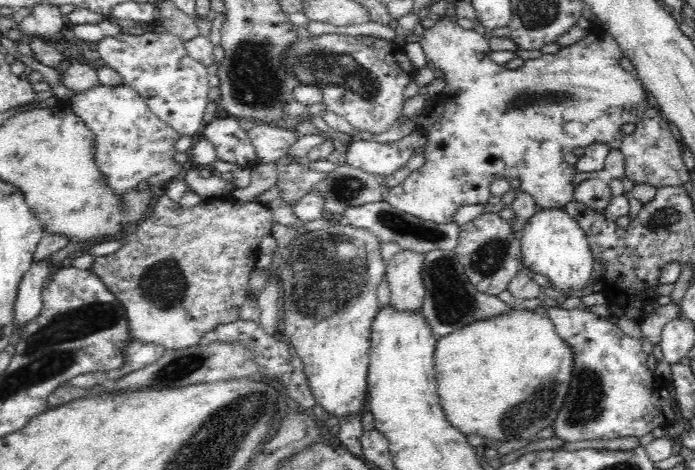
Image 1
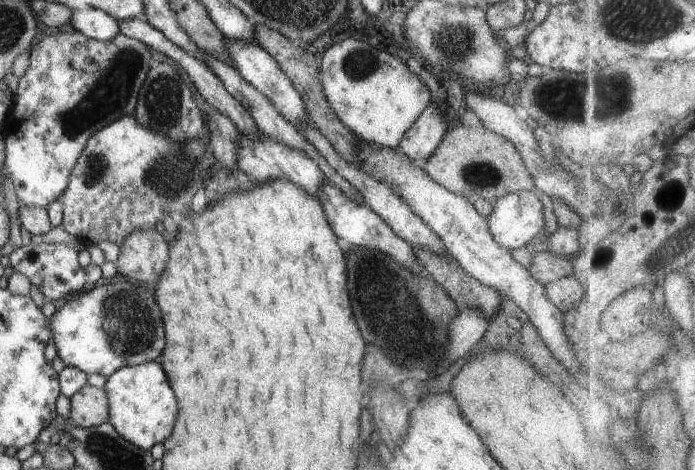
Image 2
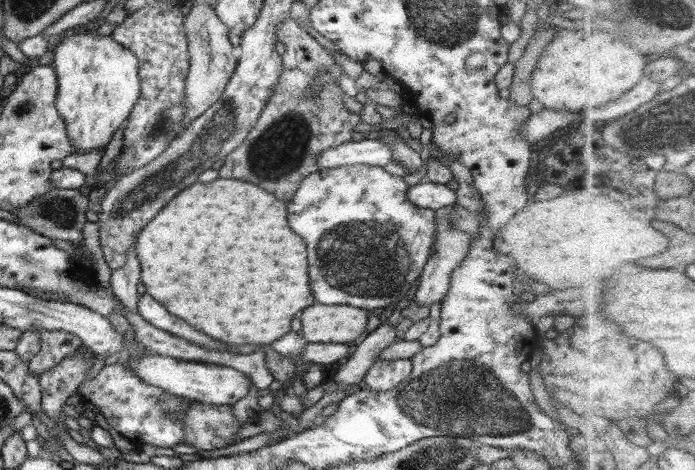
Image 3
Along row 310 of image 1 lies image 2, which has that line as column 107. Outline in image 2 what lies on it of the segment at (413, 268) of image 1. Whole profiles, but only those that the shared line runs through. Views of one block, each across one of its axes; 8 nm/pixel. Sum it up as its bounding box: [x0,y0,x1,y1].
[69,383,109,429]

